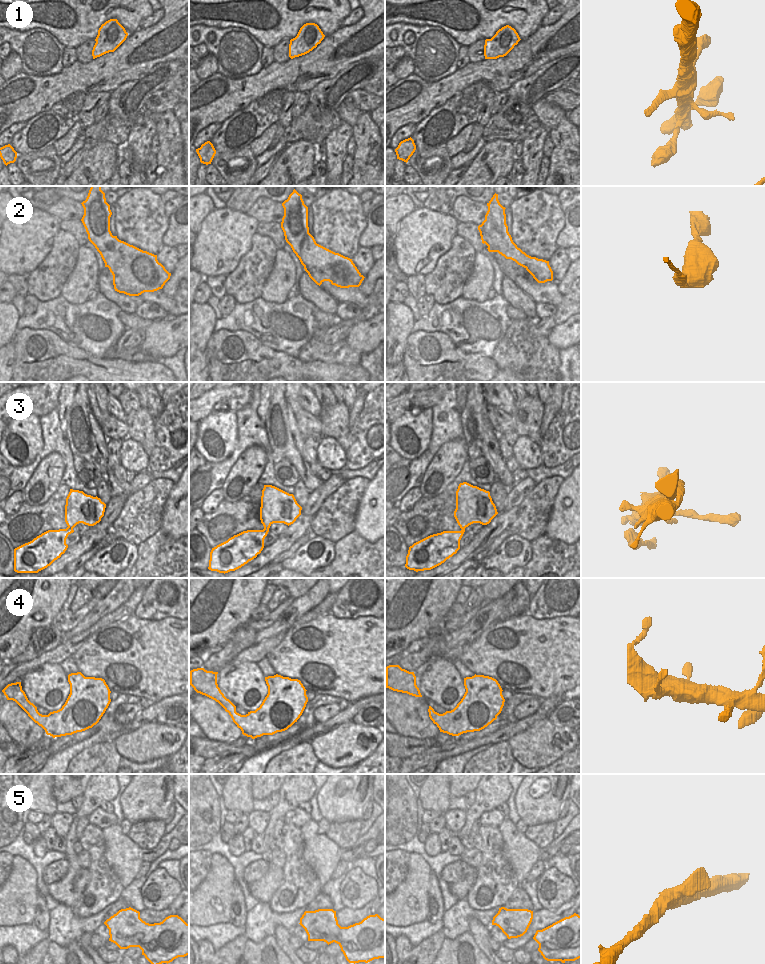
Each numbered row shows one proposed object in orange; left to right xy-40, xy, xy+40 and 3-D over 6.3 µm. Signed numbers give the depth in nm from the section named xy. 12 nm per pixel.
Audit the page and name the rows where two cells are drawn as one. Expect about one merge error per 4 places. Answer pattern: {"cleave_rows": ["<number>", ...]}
{"cleave_rows": []}

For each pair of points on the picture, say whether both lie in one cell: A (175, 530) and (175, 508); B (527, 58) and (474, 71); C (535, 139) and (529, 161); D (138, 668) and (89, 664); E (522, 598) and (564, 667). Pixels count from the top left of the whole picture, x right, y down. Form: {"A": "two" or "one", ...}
{"A": "one", "B": "one", "C": "one", "D": "one", "E": "two"}

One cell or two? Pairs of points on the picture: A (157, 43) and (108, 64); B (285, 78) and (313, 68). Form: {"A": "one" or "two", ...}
{"A": "one", "B": "one"}

